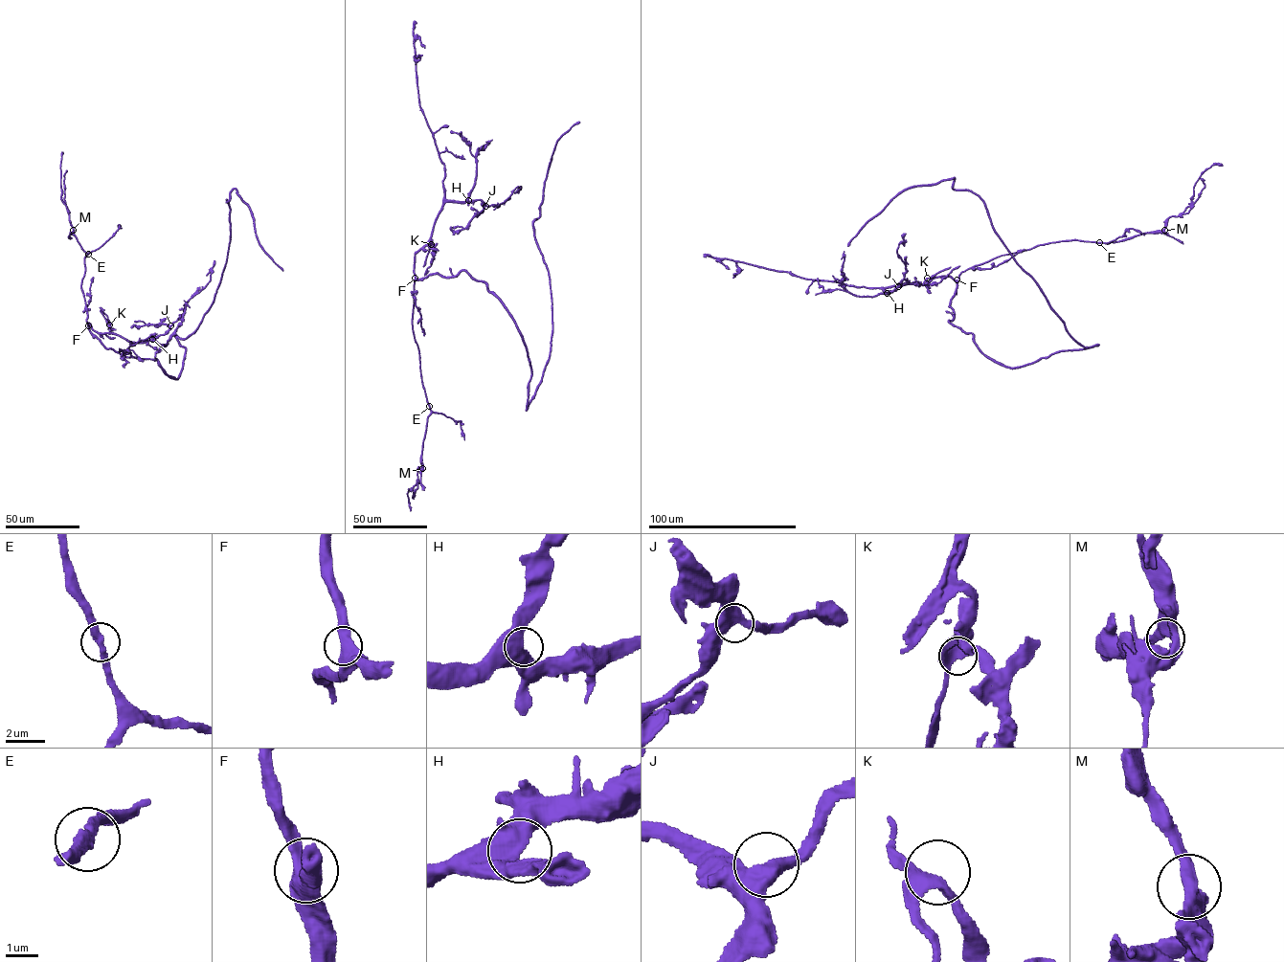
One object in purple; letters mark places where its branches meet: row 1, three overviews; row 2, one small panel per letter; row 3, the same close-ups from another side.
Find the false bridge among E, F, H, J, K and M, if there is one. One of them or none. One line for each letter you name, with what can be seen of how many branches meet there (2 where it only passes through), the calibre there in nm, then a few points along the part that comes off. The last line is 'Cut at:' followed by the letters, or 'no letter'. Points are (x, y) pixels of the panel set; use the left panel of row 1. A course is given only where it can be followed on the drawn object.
Cut at: no letter

